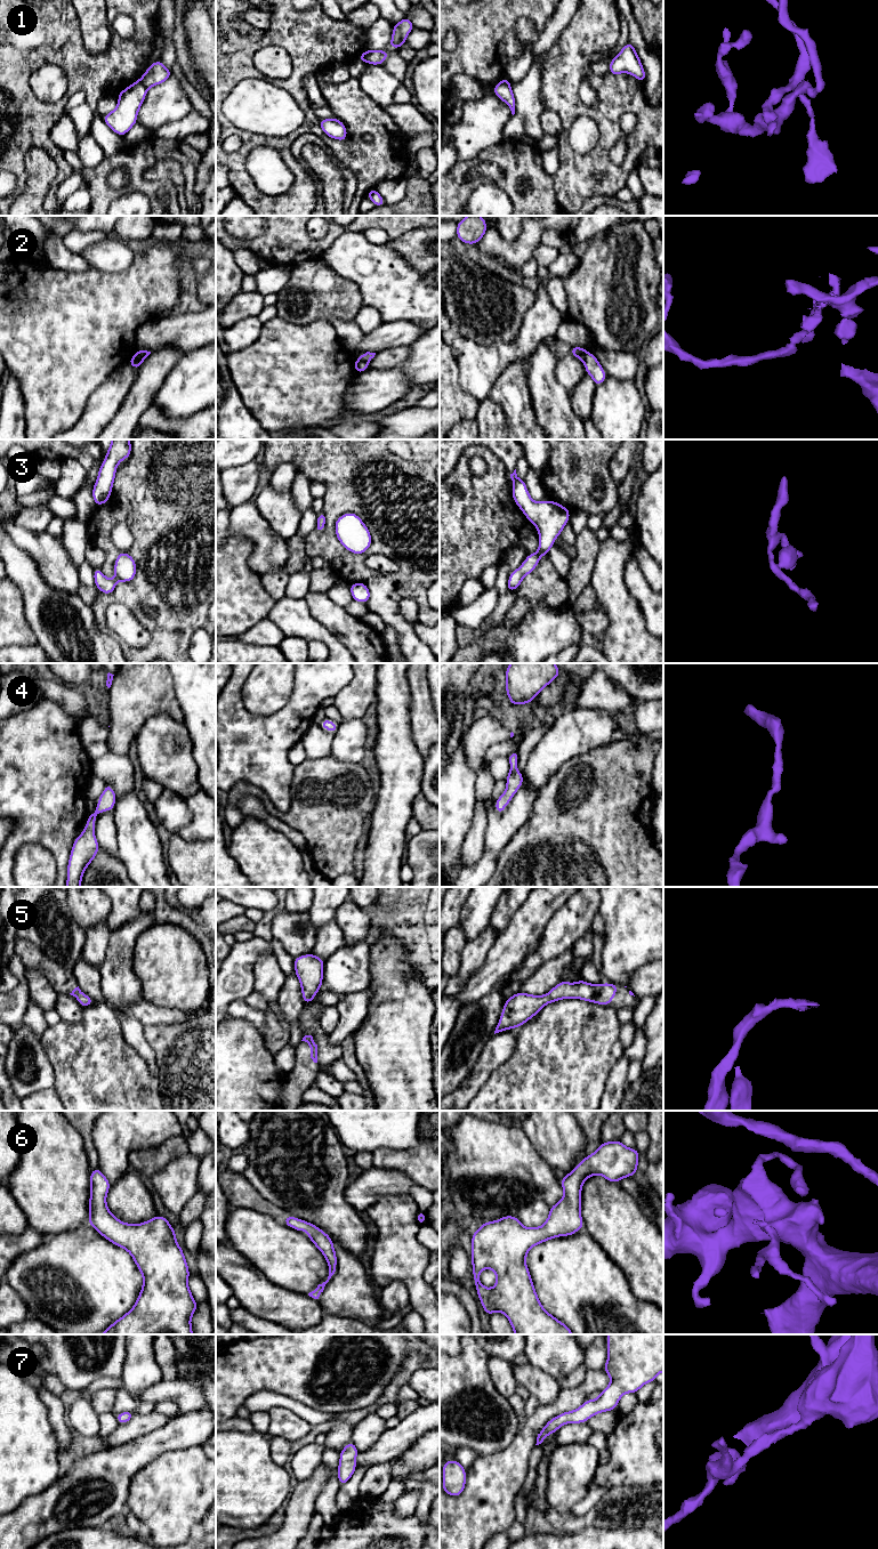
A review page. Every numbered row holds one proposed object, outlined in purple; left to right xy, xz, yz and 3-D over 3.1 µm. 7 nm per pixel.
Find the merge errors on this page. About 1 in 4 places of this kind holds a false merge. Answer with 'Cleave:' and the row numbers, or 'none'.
Cleave: 1, 2

